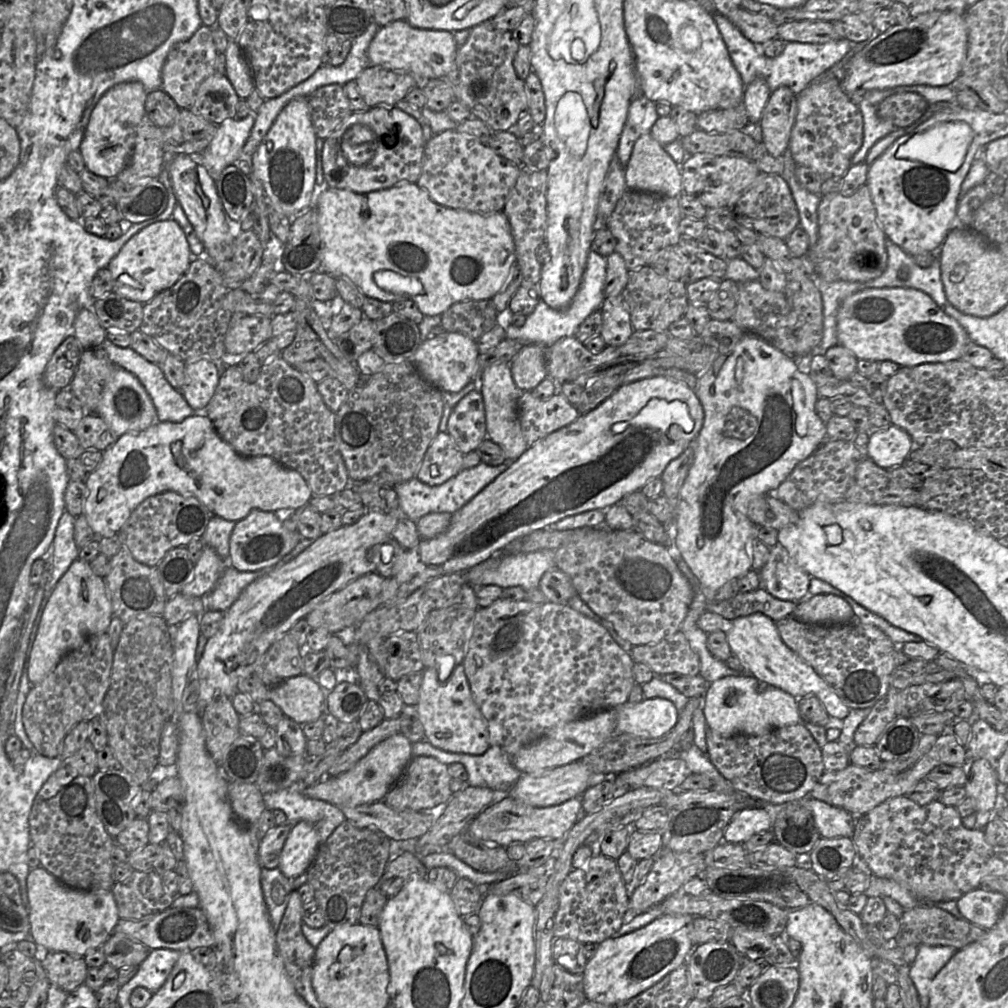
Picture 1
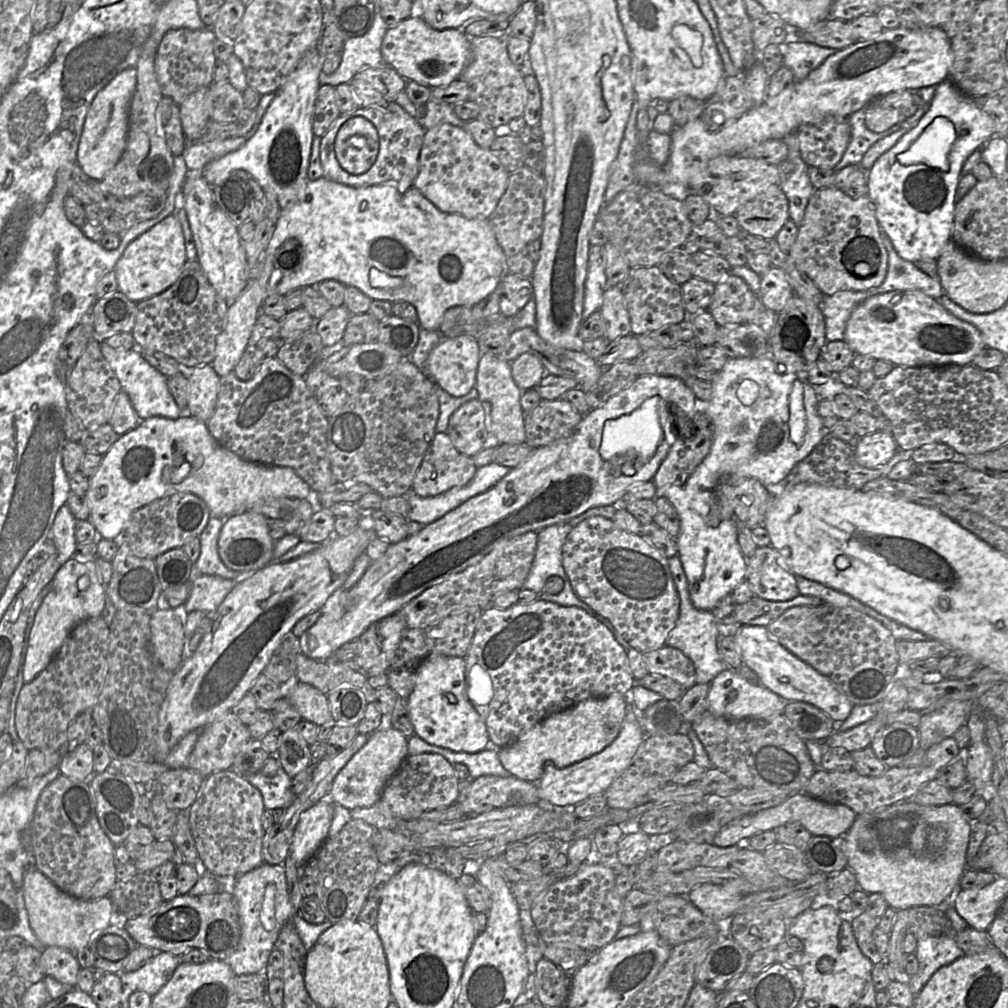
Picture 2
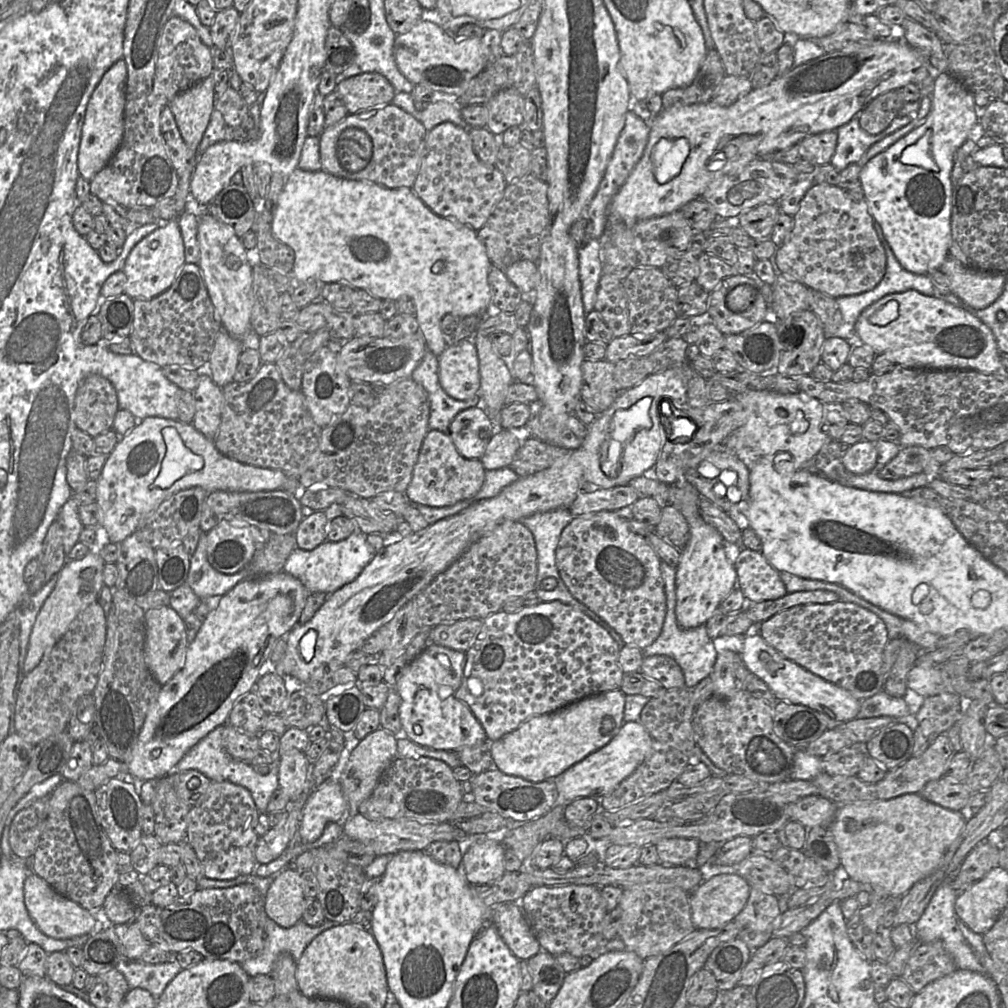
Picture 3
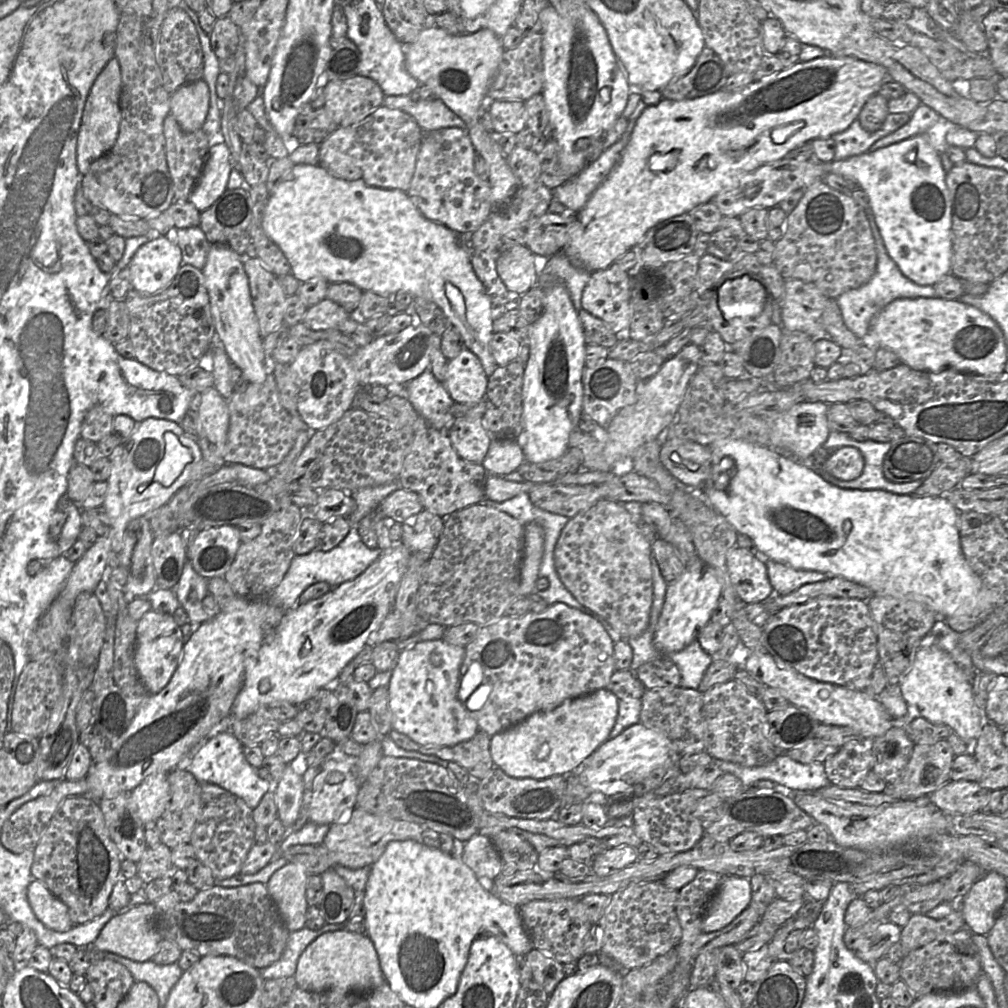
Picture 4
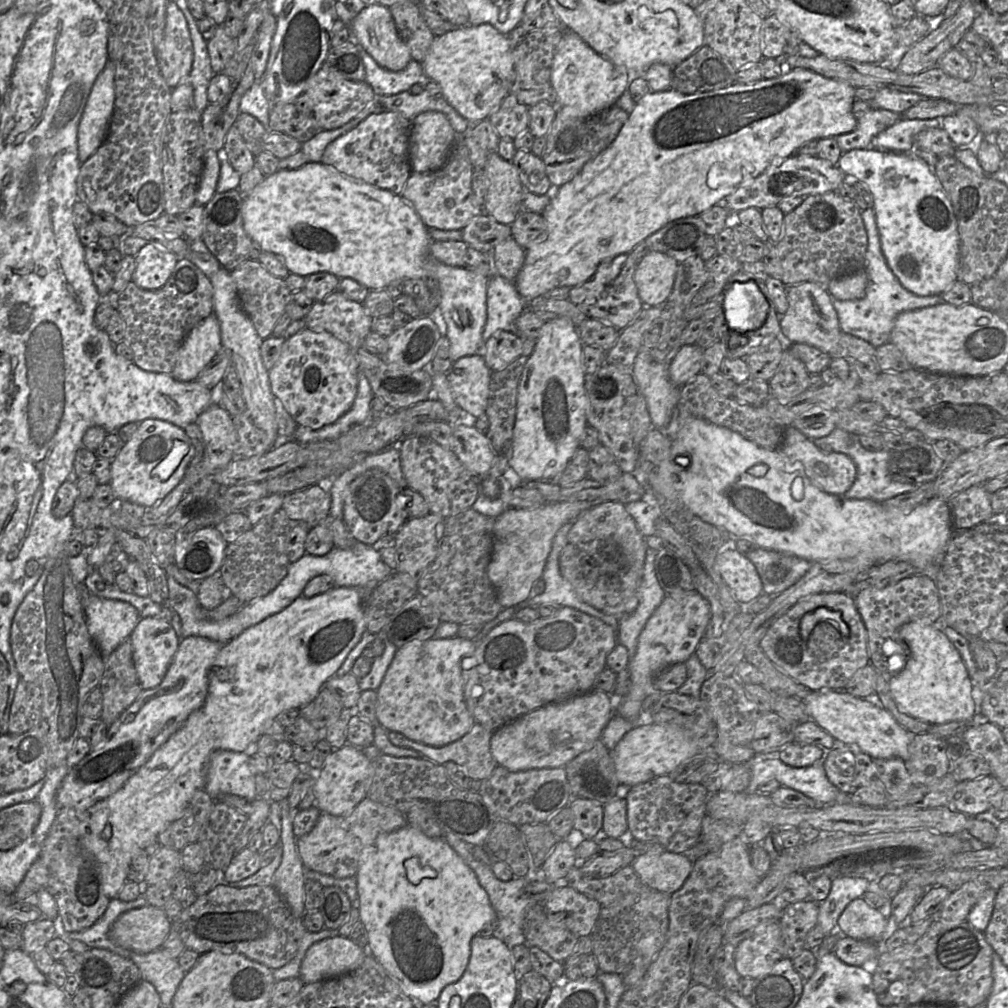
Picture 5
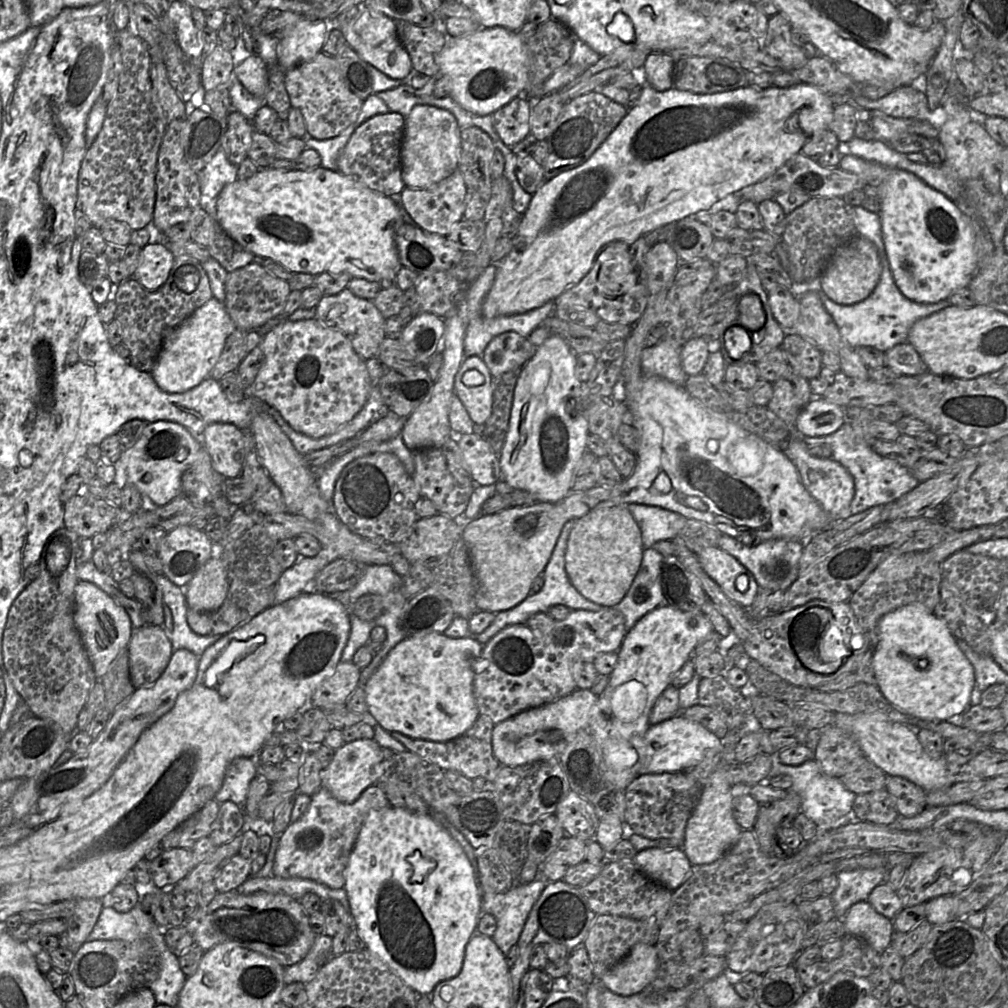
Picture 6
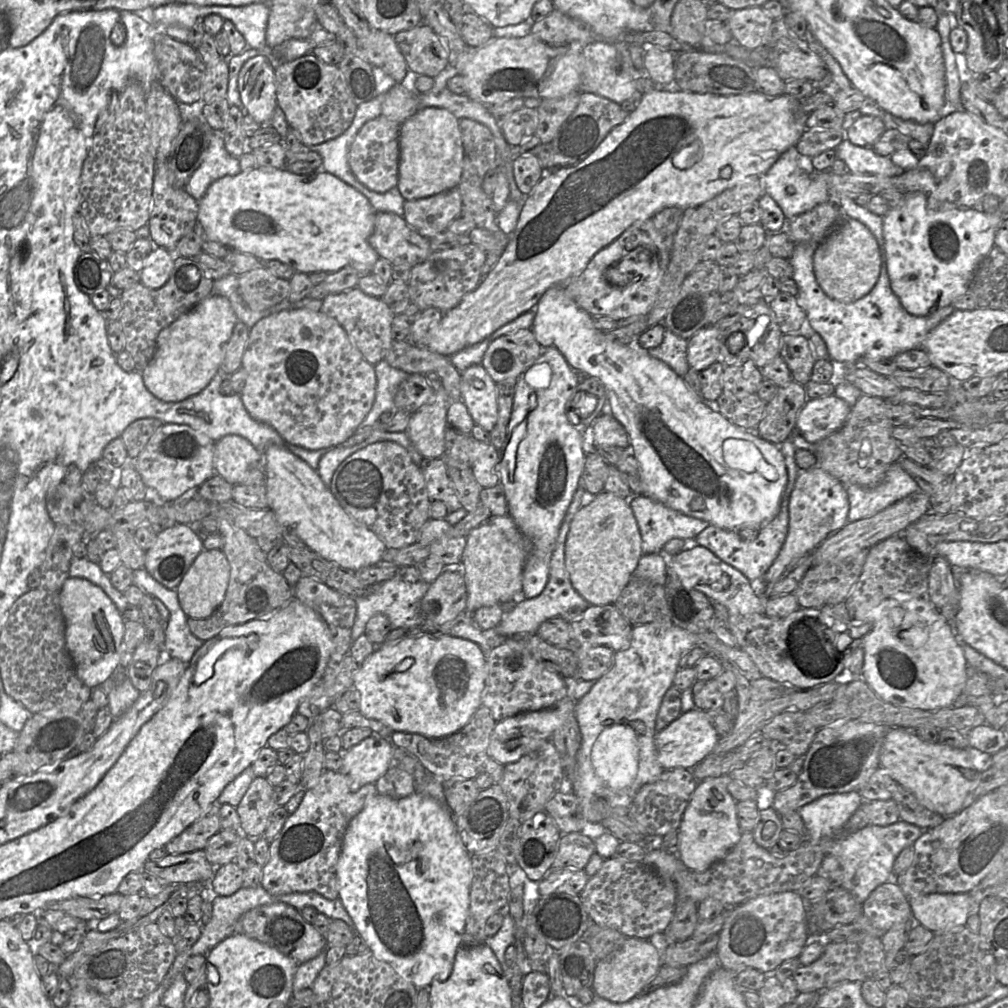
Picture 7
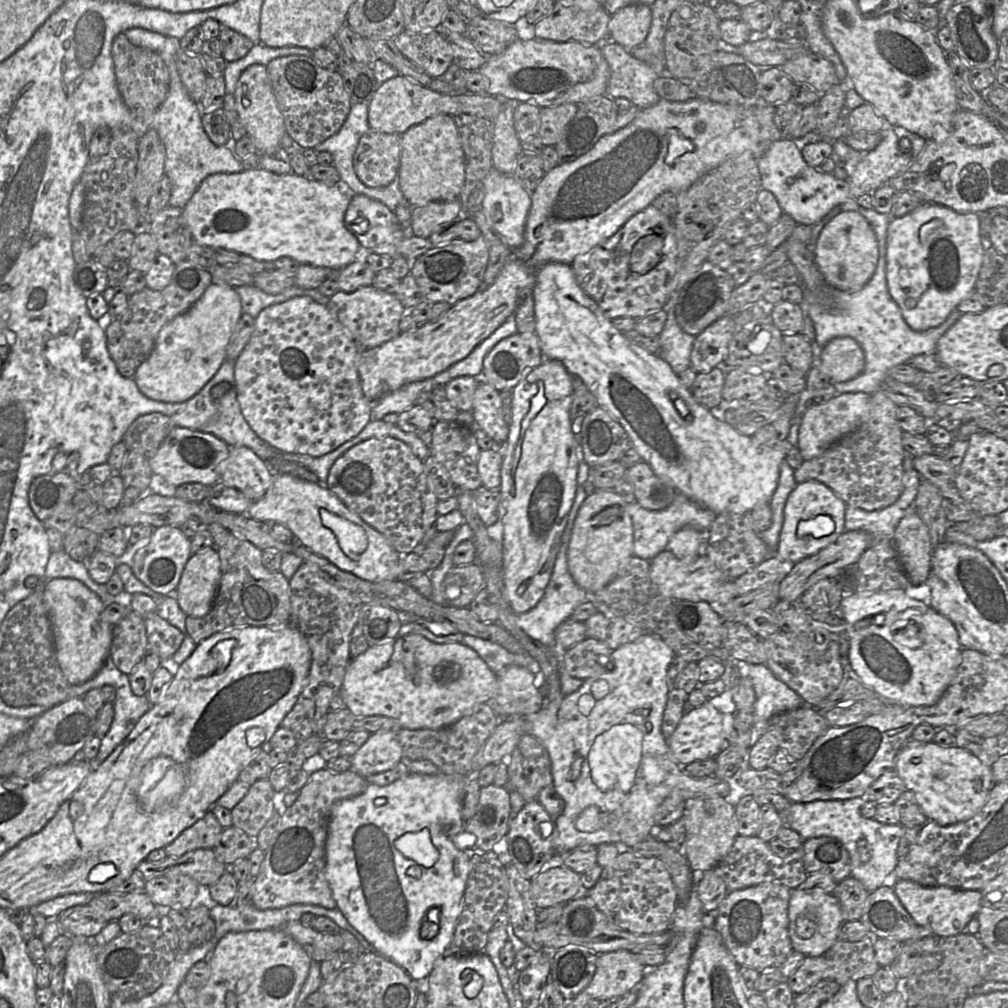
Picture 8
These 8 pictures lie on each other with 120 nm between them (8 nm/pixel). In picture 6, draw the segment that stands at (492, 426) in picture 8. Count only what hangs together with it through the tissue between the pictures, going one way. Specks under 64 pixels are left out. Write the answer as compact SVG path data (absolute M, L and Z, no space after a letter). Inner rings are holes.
M481 356L465 357L454 380L454 394L473 424L485 424L492 413L493 377Z

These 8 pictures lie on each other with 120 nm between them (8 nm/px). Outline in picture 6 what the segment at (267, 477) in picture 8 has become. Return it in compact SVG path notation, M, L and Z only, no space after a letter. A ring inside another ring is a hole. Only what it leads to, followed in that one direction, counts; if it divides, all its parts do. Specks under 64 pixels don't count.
M211 423L202 434L202 445L215 471L225 478L241 476L245 459L253 449L253 436L231 423Z

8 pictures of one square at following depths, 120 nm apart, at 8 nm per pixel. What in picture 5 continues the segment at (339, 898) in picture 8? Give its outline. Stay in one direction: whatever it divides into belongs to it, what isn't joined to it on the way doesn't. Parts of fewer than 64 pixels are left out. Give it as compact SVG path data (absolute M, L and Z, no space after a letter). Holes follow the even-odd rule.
M408 825L394 832L385 832L377 836L373 844L366 847L359 858L359 866L356 874L357 880L357 907L360 914L360 922L365 926L368 937L368 953L370 953L383 968L393 977L402 991L416 1002L417 1005L435 1003L443 990L449 984L458 981L464 974L471 955L471 941L487 924L496 922L497 915L493 909L487 892L480 885L475 872L457 854L457 852L443 839L430 838L418 829ZM417 857L421 864L430 867L437 872L435 878L422 878L418 882L412 882L408 878L405 861L408 858Z

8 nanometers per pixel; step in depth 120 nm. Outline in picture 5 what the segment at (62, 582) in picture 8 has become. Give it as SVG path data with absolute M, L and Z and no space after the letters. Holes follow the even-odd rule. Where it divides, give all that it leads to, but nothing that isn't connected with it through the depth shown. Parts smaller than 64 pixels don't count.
M88 593L83 597L83 611L87 630L102 658L109 656L130 634L141 619L130 603L98 597Z

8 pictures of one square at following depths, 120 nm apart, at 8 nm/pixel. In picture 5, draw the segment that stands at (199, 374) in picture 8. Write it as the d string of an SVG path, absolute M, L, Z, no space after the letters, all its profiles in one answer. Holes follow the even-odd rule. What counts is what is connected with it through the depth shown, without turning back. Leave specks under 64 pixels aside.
M214 312L188 333L178 350L171 376L182 382L195 381L199 373L222 351L220 324Z

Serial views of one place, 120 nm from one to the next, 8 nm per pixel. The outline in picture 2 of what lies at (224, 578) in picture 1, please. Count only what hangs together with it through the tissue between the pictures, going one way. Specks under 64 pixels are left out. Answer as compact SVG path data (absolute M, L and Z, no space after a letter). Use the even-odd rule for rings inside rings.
M194 573L195 577L189 579L191 592L184 604L185 612L200 610L206 614L215 613L237 582L219 576Z

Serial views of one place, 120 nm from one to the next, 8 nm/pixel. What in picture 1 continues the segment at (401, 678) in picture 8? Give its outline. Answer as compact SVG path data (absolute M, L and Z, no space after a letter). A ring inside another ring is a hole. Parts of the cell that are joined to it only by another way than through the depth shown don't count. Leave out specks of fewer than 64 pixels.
M439 663L438 665L439 667L428 667L424 669L420 697L416 705L420 721L424 728L425 740L434 747L451 753L470 755L484 754L490 747L488 726L485 717L477 706L471 693L463 663L455 664L454 667L449 667L447 672L449 675L445 680L439 679L439 670L442 670L443 664Z

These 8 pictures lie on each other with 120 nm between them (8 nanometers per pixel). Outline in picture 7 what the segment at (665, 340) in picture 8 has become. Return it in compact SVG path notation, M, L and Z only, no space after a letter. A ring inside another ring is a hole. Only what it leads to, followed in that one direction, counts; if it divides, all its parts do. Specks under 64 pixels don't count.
M666 329L662 343L647 353L667 364L678 376L684 377L690 369L687 361L688 340Z

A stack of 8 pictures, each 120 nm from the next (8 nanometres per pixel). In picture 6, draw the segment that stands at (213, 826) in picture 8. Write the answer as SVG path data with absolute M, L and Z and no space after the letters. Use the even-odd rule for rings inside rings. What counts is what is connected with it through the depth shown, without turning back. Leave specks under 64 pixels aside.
M215 799L209 800L201 809L161 840L163 851L173 848L192 849L199 839L208 837L219 807L220 804Z

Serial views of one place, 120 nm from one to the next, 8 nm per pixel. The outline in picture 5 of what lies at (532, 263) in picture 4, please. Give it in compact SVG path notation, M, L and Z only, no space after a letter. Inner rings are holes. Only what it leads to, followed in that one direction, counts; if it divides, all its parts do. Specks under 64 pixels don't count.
M512 237L495 246L491 253L494 273L514 282L524 264L525 252Z

